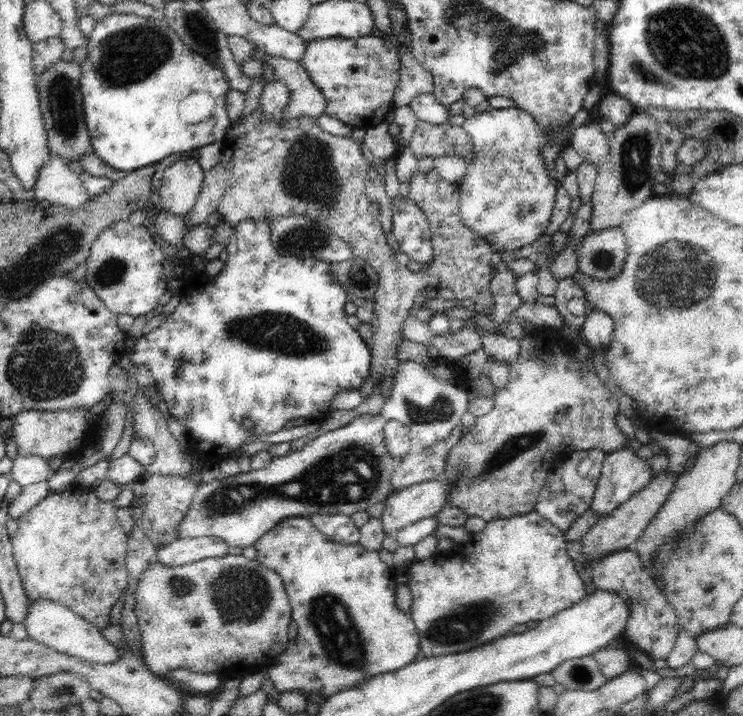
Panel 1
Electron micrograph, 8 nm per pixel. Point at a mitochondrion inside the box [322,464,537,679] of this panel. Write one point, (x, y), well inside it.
(466, 624)

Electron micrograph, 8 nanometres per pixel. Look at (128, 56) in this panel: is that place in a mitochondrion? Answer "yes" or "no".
yes

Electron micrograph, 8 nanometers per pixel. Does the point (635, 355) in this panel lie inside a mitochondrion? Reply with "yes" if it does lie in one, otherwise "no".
no

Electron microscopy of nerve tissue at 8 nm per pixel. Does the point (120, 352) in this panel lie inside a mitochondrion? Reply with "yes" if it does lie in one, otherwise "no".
no

